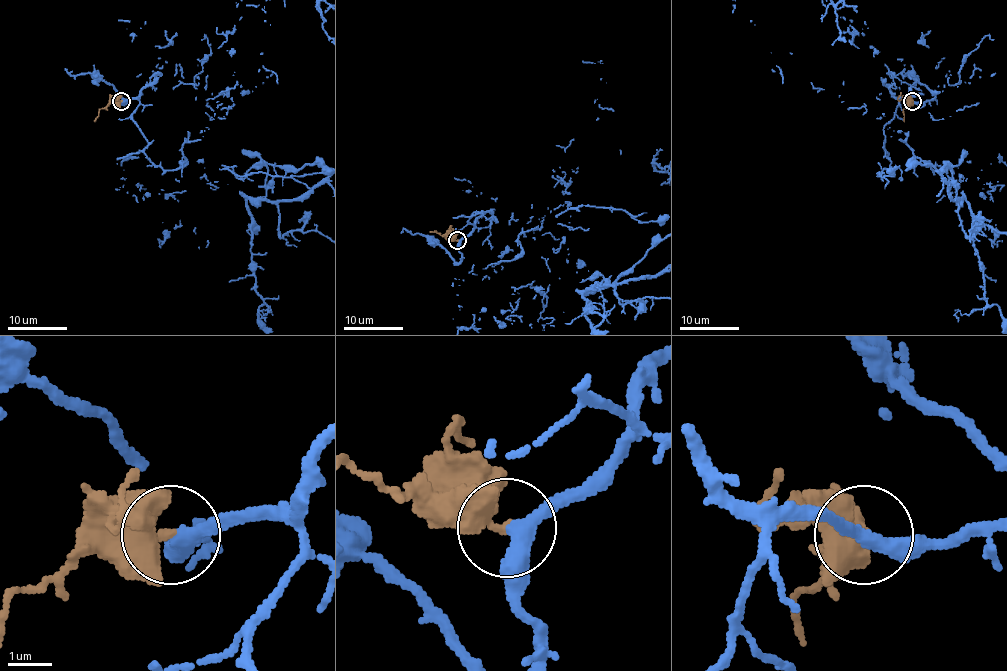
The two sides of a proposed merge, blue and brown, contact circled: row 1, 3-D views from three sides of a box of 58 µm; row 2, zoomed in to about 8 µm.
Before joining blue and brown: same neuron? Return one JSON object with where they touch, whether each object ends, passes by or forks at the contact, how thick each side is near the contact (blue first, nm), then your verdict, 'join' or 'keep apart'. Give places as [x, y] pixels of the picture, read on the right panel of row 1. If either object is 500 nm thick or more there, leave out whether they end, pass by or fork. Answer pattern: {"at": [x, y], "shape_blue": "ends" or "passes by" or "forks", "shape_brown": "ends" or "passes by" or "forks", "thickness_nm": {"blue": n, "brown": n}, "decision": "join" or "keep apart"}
{"at": [912, 101], "shape_blue": "passes by", "shape_brown": "ends", "thickness_nm": {"blue": 360, "brown": 440}, "decision": "join"}

